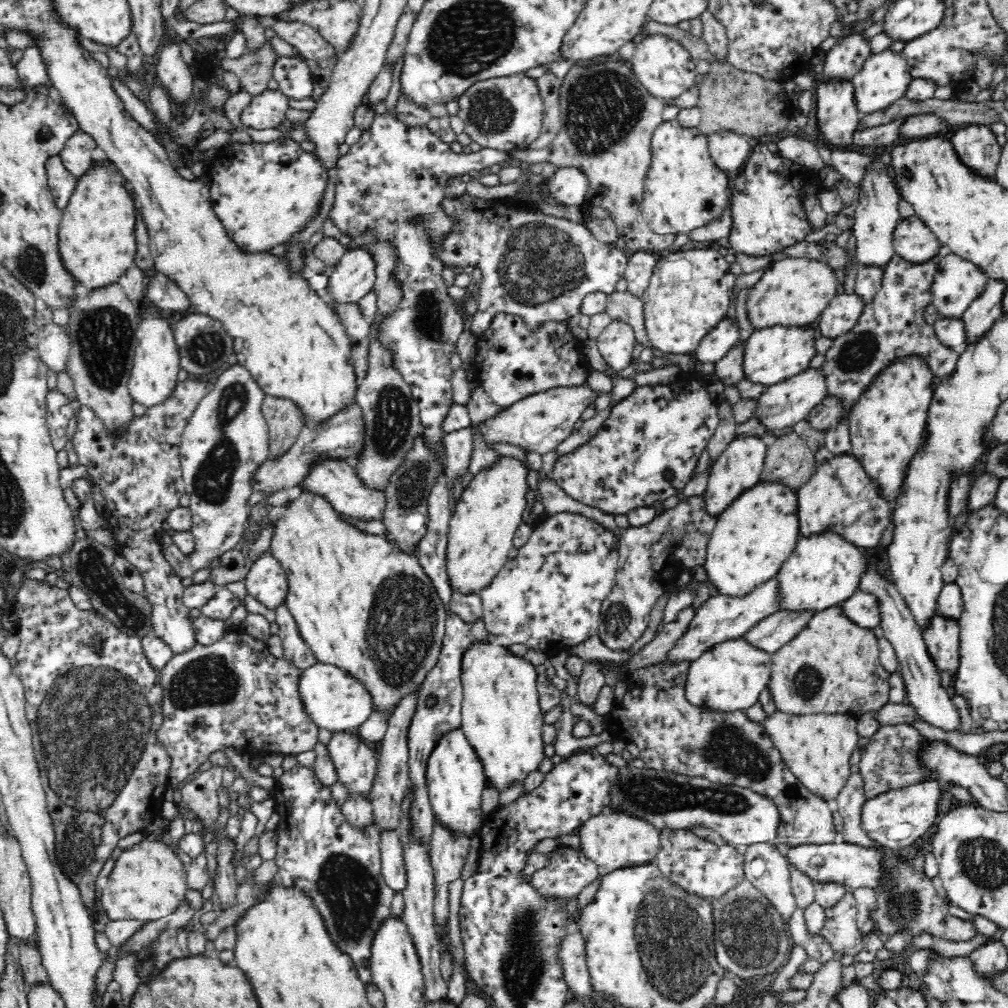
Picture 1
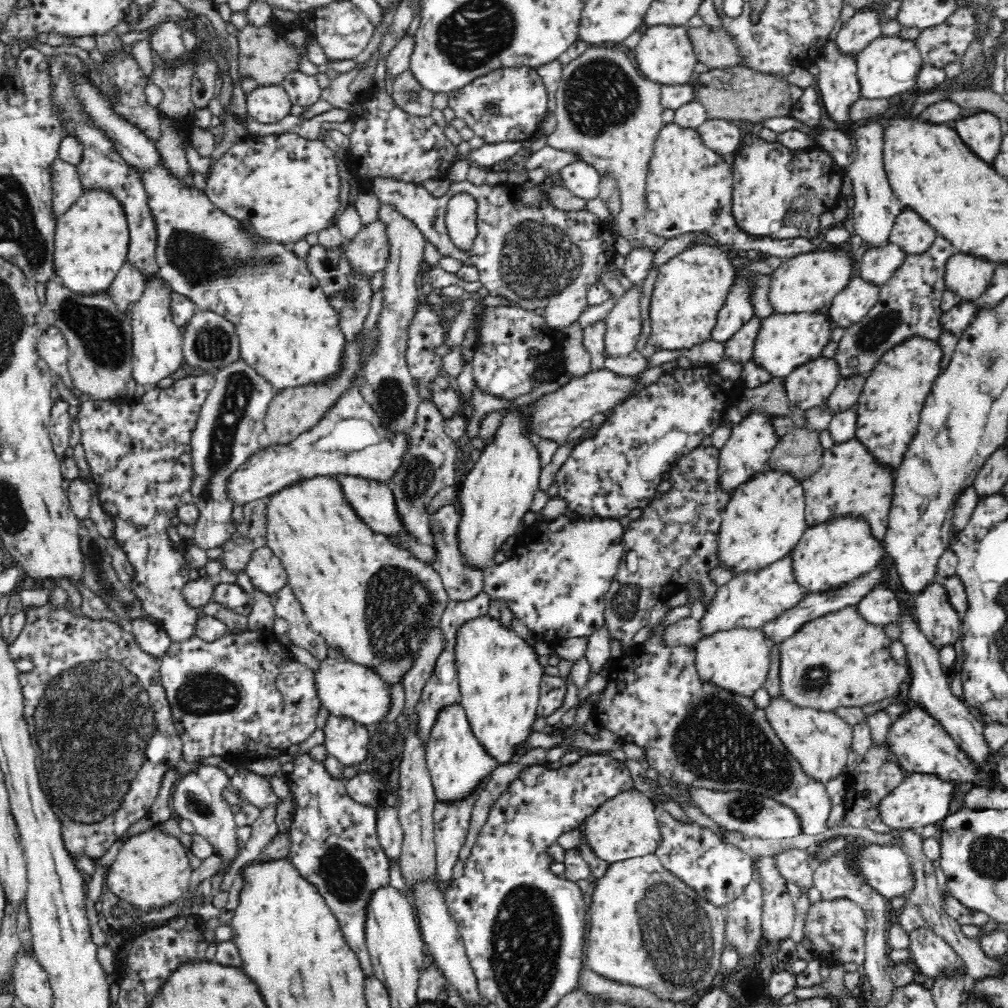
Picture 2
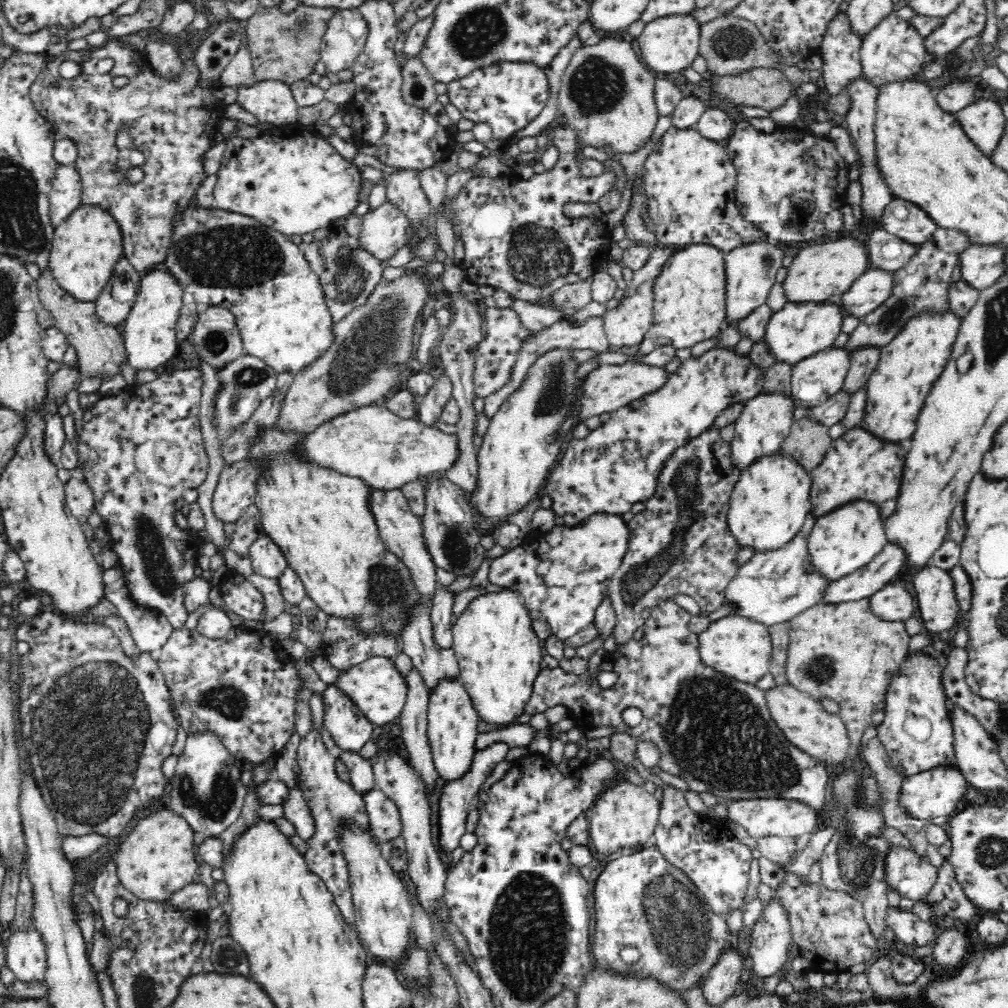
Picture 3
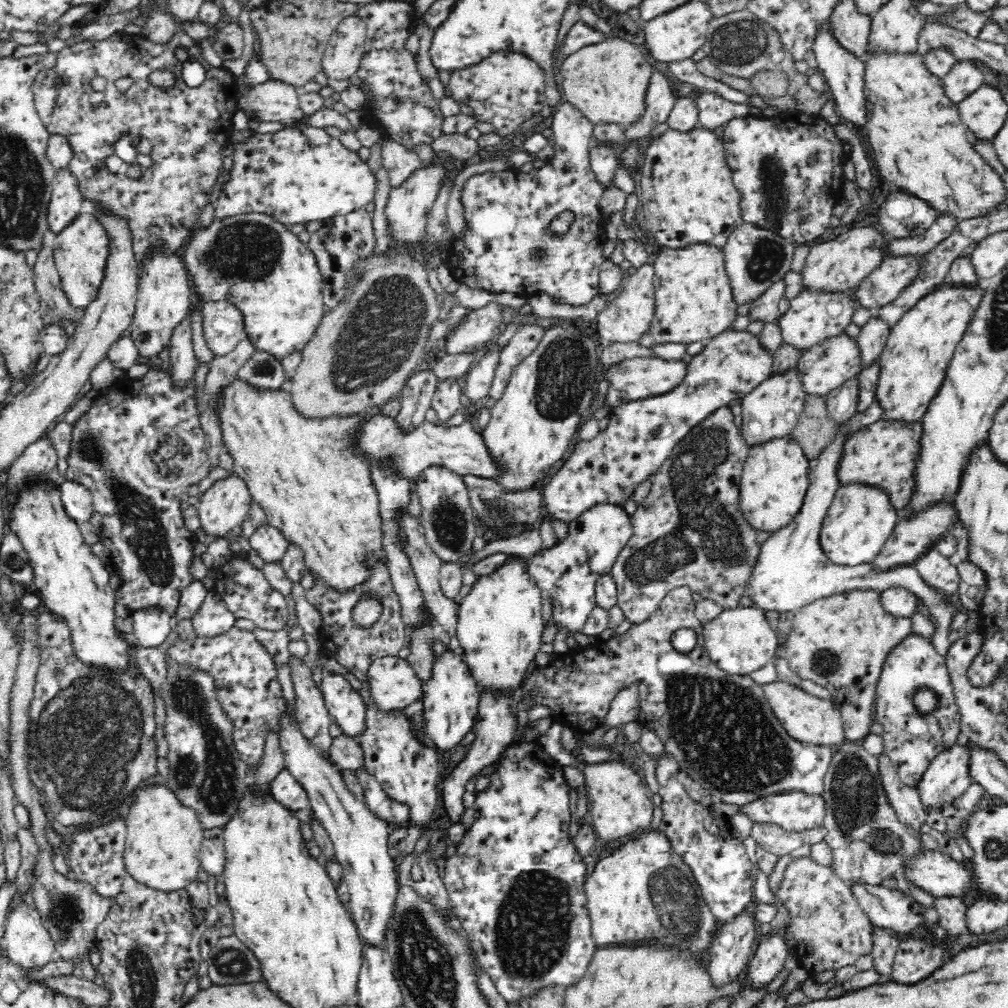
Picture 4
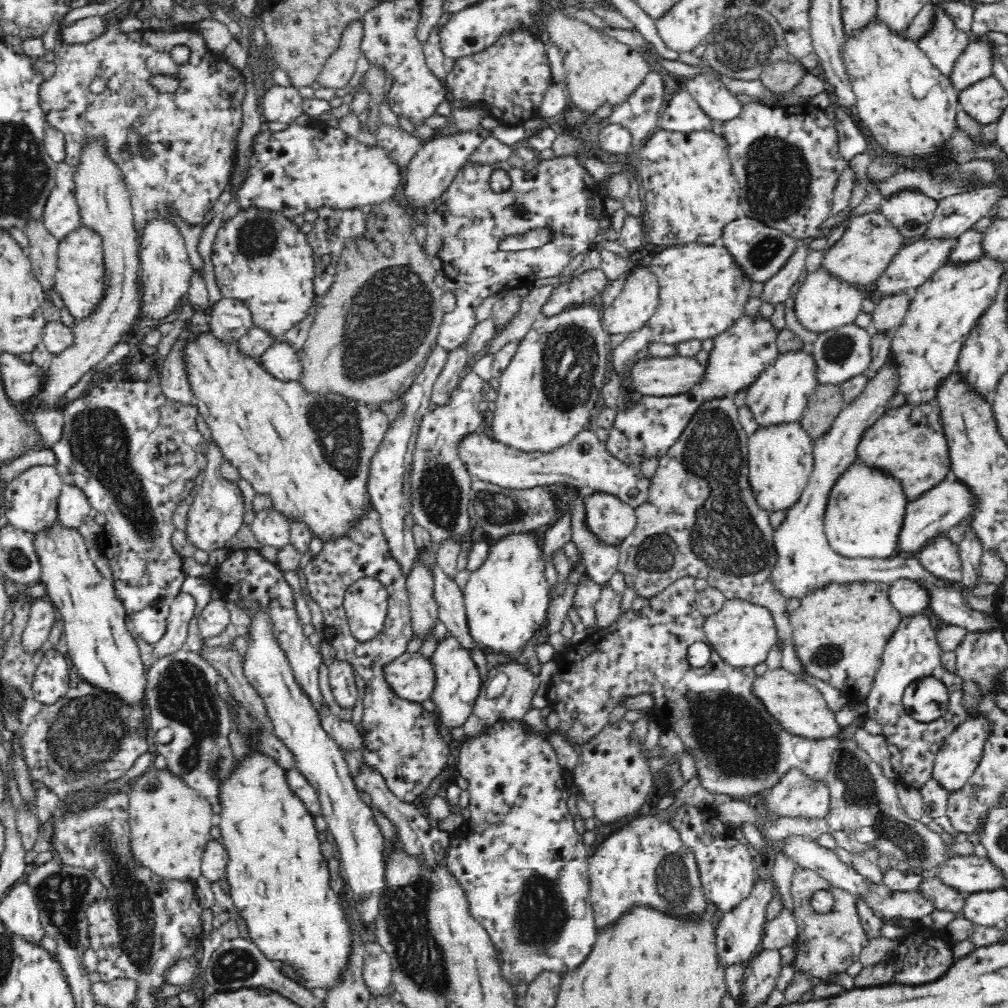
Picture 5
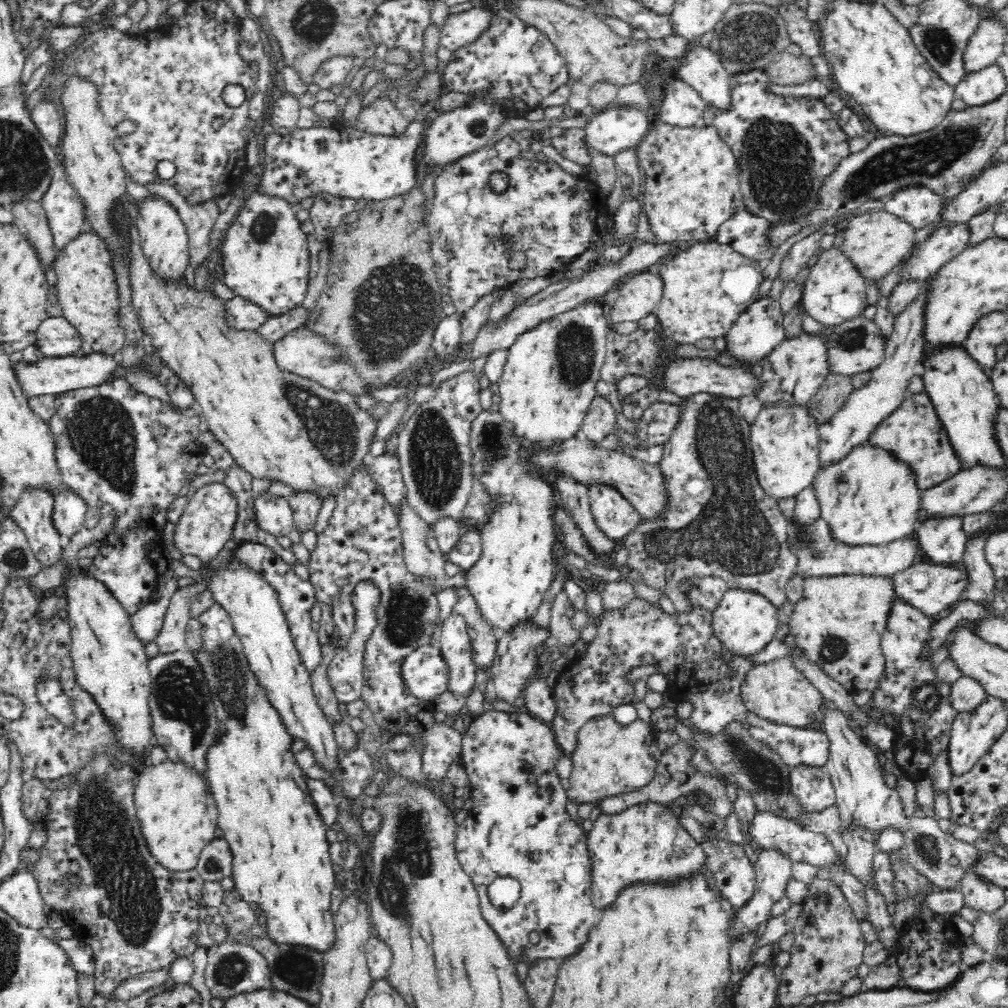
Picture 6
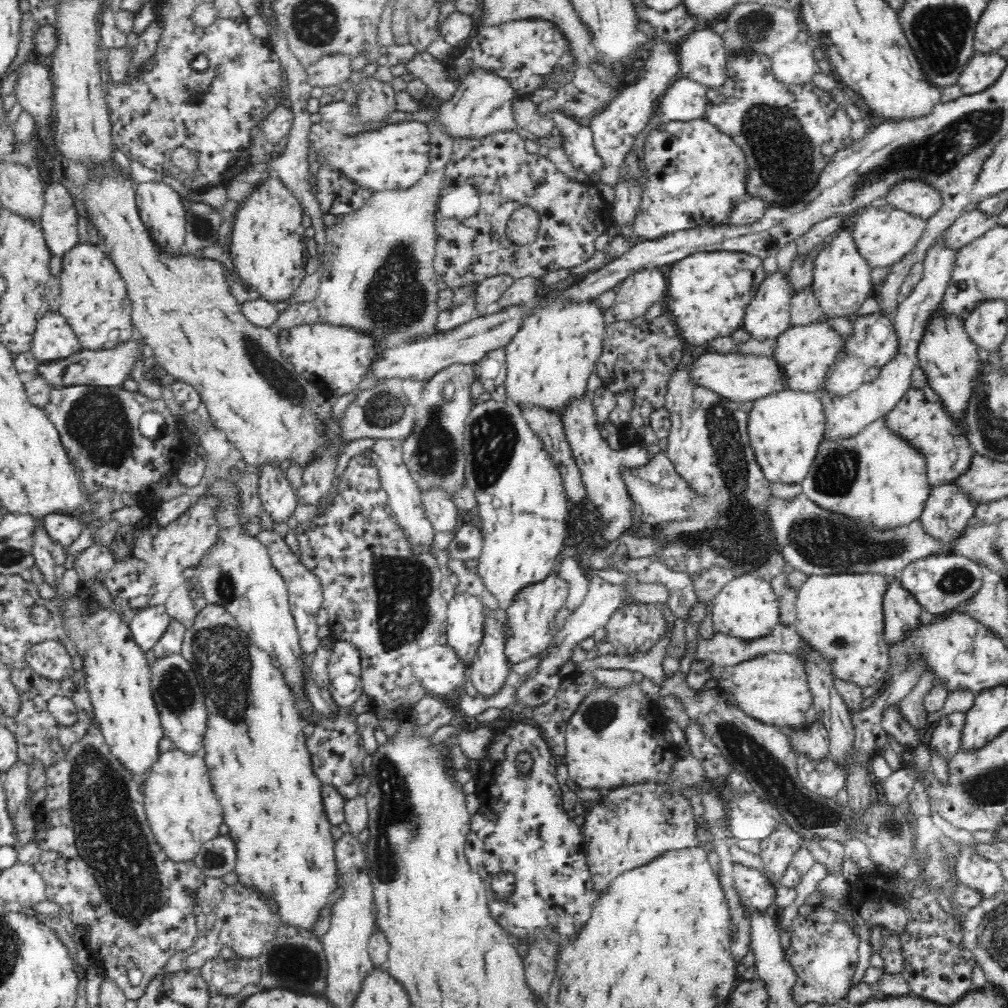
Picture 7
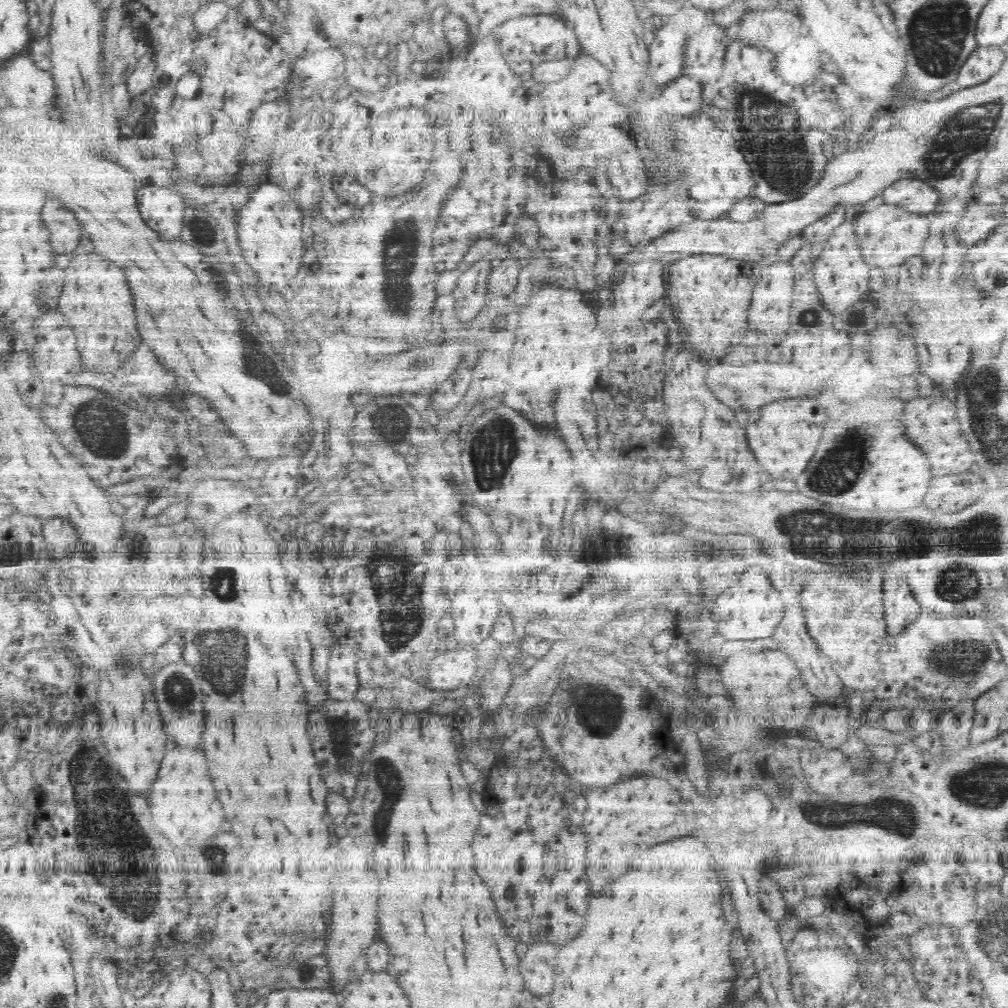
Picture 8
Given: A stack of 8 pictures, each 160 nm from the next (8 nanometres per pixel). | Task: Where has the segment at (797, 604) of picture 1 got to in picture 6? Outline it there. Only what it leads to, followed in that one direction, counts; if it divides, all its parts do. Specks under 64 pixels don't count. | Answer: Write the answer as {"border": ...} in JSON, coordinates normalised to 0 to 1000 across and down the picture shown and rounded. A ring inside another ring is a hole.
{"border":[[[863,438],[851,439],[838,453],[831,455],[831,458],[825,458],[821,462],[813,462],[805,482],[808,485],[808,493],[813,501],[813,512],[819,516],[828,534],[836,540],[844,542],[849,542],[849,540],[883,540],[887,536],[893,536],[901,531],[906,532],[908,529],[909,512],[911,512],[911,508],[914,508],[917,487],[912,484],[910,471],[906,468],[904,461],[891,455],[879,443],[867,441]],[[887,510],[893,512],[895,518],[881,516]],[[867,522],[895,522],[895,524],[893,524],[893,528],[883,530],[883,528],[873,528]]]}

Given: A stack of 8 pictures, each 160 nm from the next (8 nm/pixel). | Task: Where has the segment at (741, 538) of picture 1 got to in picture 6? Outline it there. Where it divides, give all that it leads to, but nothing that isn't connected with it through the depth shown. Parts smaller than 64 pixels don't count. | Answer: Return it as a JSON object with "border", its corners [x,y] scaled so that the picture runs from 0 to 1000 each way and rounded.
{"border":[[[774,396],[756,403],[750,416],[743,421],[744,438],[752,477],[768,495],[789,494],[804,483],[813,457],[812,416],[798,400]]]}

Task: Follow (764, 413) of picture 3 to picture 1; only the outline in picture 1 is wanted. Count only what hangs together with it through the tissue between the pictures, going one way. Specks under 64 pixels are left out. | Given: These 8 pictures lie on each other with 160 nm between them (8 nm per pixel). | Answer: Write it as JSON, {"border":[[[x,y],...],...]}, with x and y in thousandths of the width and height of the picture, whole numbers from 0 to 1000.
{"border":[[[733,431],[720,441],[718,448],[712,452],[711,457],[706,462],[702,482],[698,488],[701,506],[706,511],[716,510],[736,488],[744,486],[746,482],[755,478],[762,438],[748,431]]]}

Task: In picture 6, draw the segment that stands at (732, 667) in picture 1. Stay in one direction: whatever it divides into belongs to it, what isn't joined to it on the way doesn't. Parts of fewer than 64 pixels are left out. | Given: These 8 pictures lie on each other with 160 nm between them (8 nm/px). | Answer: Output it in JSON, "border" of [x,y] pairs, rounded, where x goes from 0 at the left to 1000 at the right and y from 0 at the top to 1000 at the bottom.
{"border":[[[724,582],[707,606],[706,622],[720,644],[730,646],[732,651],[738,651],[756,645],[768,633],[770,620],[777,613],[775,605],[756,587],[738,582]]]}

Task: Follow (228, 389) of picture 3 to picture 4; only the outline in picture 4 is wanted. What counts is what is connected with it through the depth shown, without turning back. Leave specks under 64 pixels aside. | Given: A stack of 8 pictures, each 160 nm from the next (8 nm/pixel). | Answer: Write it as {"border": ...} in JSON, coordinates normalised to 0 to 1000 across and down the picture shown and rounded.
{"border":[[[257,347],[236,367],[236,374],[260,386],[278,386],[284,379],[284,367],[274,352]]]}

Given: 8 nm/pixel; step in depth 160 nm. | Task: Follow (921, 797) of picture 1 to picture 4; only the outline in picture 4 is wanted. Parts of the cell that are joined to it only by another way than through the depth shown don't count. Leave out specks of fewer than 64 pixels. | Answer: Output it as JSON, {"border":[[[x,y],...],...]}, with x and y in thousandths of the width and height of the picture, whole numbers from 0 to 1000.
{"border":[[[950,736],[941,741],[923,755],[915,776],[909,780],[917,802],[937,802],[954,790],[966,776],[966,771],[962,769],[965,742]]]}

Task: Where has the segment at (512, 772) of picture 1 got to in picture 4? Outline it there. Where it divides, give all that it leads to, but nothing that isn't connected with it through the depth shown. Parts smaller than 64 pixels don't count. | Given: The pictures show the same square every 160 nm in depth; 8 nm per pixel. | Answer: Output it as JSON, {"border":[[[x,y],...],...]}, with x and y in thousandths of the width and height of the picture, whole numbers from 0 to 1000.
{"border":[[[507,550],[502,553],[489,566],[475,571],[470,577],[465,589],[455,599],[453,633],[456,637],[460,654],[468,669],[474,676],[476,685],[488,685],[490,690],[506,683],[514,683],[520,675],[520,669],[524,661],[530,656],[531,650],[538,641],[537,631],[540,625],[540,613],[538,613],[538,593],[541,592],[534,578],[530,576],[524,559],[520,553],[514,550]]]}

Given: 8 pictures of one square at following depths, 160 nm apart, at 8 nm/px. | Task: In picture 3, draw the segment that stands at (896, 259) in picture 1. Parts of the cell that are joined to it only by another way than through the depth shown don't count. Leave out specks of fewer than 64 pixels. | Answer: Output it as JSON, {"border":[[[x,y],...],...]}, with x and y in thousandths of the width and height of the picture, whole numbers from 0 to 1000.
{"border":[[[931,225],[925,236],[912,243],[911,250],[903,256],[901,262],[888,270],[885,294],[876,300],[869,308],[858,312],[852,316],[851,323],[842,332],[839,346],[845,349],[855,342],[871,342],[876,344],[882,340],[896,321],[911,309],[923,307],[938,309],[941,304],[941,286],[944,280],[944,270],[951,262],[954,250],[964,242],[960,231],[952,227]]]}

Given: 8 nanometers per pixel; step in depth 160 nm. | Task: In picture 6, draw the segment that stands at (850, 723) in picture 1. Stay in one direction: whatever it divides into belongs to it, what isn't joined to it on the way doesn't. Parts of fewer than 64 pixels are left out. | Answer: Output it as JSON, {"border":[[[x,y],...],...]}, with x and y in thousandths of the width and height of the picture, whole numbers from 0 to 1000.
{"border":[[[785,652],[759,658],[747,658],[733,679],[733,690],[746,708],[770,718],[787,721],[810,721],[809,708],[814,703],[817,691]]]}

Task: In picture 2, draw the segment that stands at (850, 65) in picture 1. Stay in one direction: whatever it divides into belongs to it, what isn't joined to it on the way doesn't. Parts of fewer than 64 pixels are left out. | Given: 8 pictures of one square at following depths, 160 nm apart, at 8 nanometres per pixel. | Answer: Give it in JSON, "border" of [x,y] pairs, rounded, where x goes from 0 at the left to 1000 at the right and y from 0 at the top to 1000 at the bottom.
{"border":[[[857,7],[847,12],[845,18],[837,22],[835,29],[831,32],[829,43],[836,52],[848,54],[850,56],[853,50],[857,50],[862,42],[874,35],[875,20],[873,12]]]}

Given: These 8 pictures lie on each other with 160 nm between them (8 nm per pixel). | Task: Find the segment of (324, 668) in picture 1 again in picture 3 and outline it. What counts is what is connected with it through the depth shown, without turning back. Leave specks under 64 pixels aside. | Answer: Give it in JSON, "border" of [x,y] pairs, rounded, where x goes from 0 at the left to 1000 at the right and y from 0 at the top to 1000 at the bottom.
{"border":[[[371,651],[355,661],[339,666],[339,671],[333,678],[343,689],[349,691],[349,695],[359,703],[363,712],[367,713],[371,720],[393,716],[405,690],[405,676],[393,663],[391,654],[380,651]]]}

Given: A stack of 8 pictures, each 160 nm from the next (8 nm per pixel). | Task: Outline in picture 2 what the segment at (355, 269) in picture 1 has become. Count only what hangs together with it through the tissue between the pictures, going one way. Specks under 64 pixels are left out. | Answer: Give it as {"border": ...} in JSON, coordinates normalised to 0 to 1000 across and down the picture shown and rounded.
{"border":[[[381,217],[360,222],[355,232],[343,244],[343,255],[349,265],[369,274],[383,266],[387,258],[385,221]]]}

